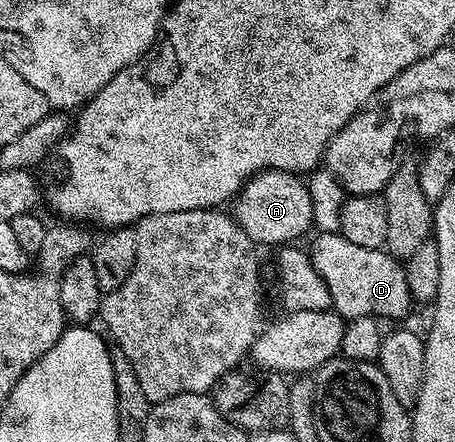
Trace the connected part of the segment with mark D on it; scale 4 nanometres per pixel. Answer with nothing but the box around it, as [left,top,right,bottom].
[309,232,413,321]

